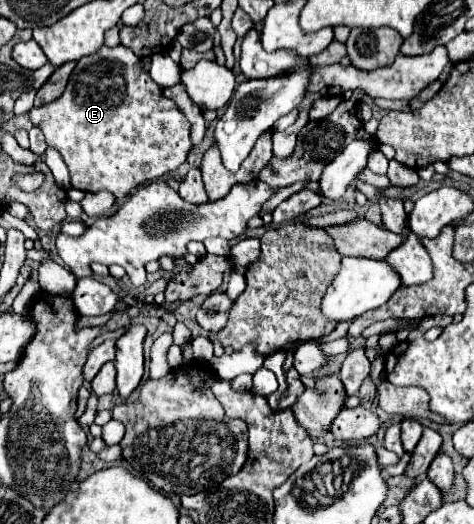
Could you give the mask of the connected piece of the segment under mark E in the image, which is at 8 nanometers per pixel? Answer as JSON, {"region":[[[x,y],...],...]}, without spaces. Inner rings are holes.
{"region":[[[103,45],[97,53],[79,59],[65,93],[53,103],[33,107],[29,119],[45,135],[47,147],[61,153],[75,189],[107,189],[117,201],[137,185],[175,171],[193,149],[185,115],[143,71],[141,59],[123,45]]]}

